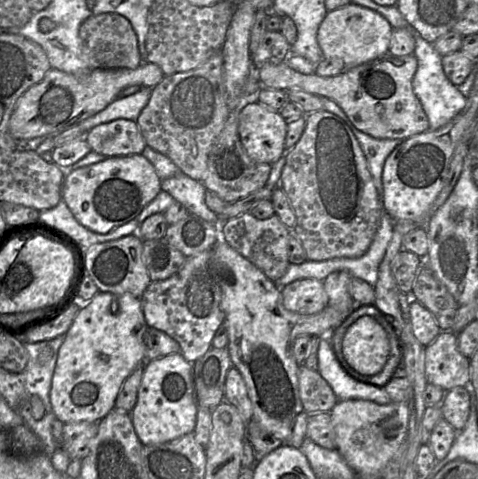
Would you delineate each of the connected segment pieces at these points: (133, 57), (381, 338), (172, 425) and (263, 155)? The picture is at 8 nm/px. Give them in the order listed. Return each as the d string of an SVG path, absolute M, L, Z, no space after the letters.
M102 13L87 19L79 28L79 46L89 69L135 69L143 63L131 23L117 13Z
M362 316L351 324L343 338L342 348L348 365L363 376L378 374L390 353L387 334L372 316Z
M181 353L145 361L137 402L130 413L135 432L143 446L170 442L193 433L196 426L197 411L198 404L193 389L193 363L186 361Z
M259 102L248 103L238 112L241 143L257 162L273 164L284 154L287 124L279 111Z

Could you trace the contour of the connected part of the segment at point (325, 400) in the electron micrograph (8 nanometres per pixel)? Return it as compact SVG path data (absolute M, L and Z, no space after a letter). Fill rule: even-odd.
M300 364L298 382L300 399L307 414L330 412L338 402L332 388L318 371Z

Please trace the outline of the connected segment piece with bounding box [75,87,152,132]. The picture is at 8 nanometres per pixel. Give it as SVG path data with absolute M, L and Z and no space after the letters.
M141 87L139 91L123 98L117 98L106 108L82 121L79 126L83 132L89 132L92 128L118 119L136 121L141 111L148 104L152 88Z

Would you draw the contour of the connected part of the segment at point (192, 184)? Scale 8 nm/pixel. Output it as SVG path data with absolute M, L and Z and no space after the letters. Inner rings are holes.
M184 173L162 180L161 189L168 192L175 201L183 204L189 214L196 215L219 227L225 221L205 203L206 187Z

